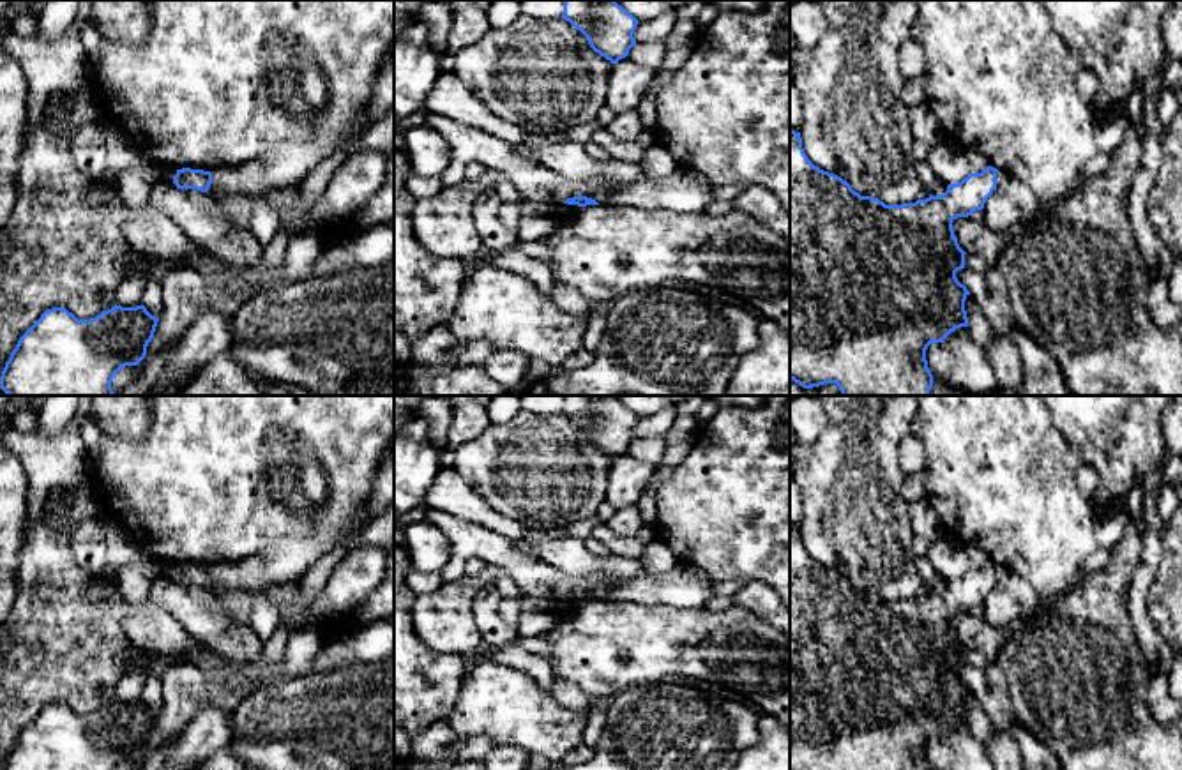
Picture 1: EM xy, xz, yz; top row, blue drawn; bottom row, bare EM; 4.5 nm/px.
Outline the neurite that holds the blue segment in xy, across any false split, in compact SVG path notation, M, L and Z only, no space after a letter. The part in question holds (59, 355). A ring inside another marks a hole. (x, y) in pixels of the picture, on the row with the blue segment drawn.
M115 304L92 320L48 309L19 337L0 389L7 396L115 396L115 374L145 359L157 321L143 304Z

